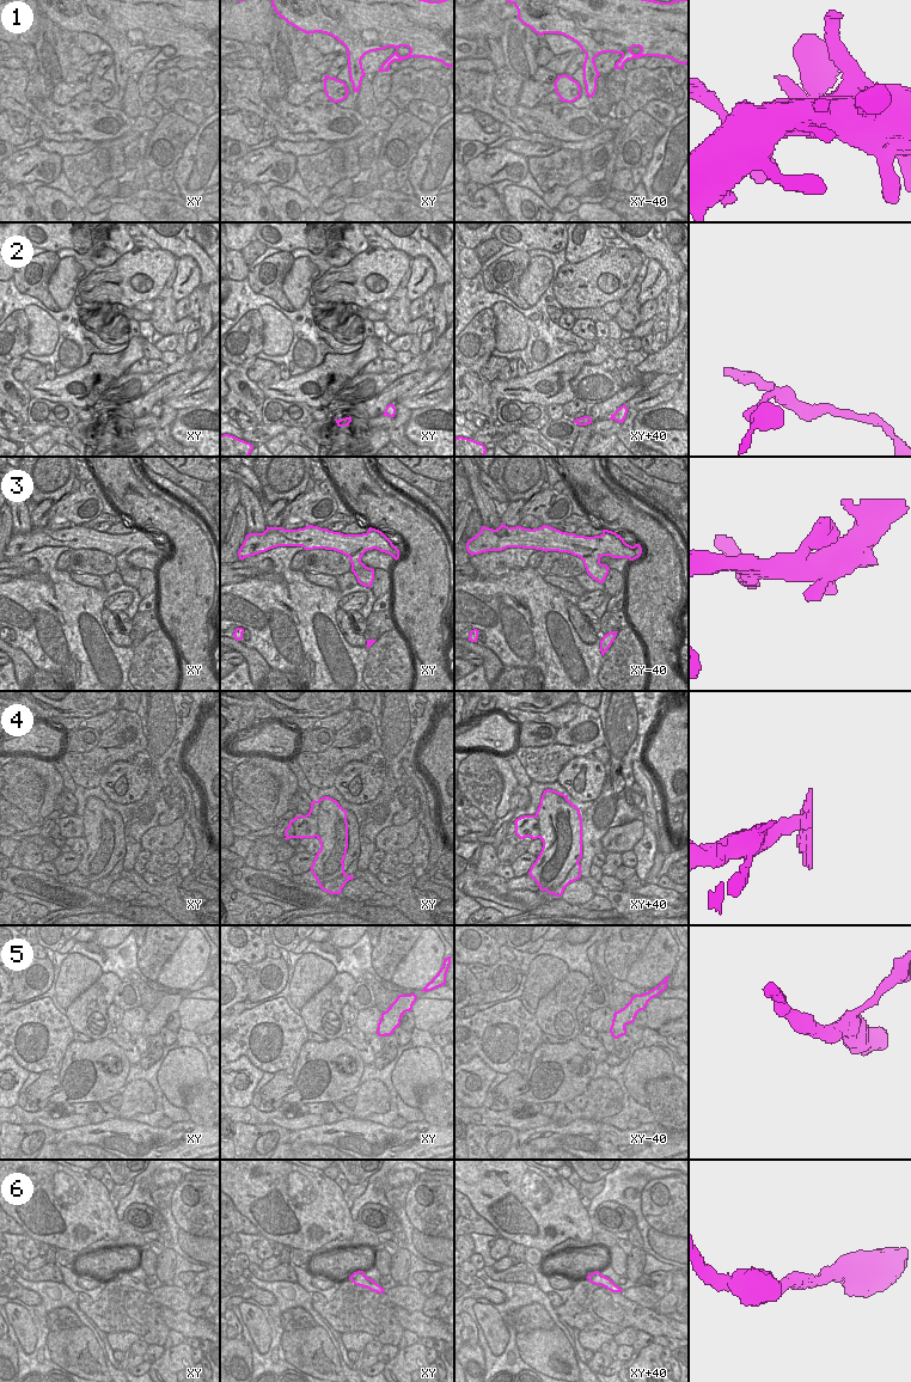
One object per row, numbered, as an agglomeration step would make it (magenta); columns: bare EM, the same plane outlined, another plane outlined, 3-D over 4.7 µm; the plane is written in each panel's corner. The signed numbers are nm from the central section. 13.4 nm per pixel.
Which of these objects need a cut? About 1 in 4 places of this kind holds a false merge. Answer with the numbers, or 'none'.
none

